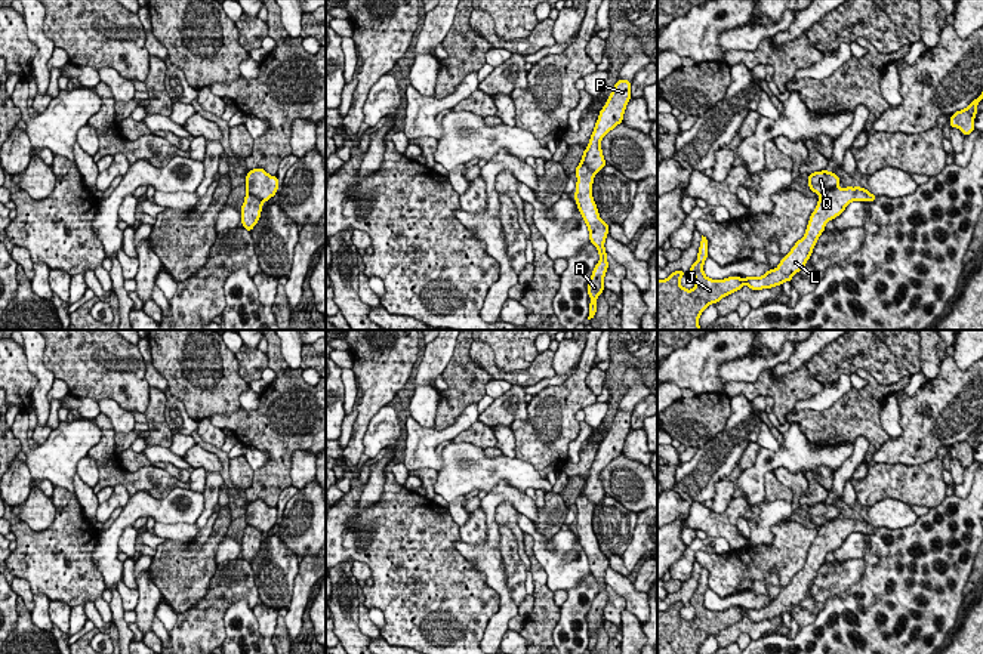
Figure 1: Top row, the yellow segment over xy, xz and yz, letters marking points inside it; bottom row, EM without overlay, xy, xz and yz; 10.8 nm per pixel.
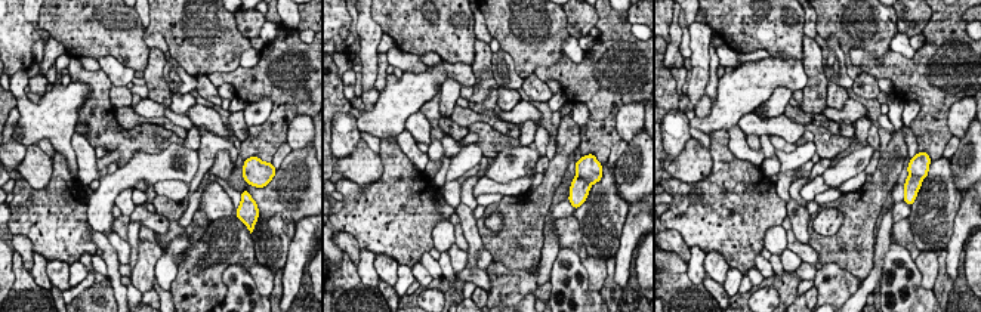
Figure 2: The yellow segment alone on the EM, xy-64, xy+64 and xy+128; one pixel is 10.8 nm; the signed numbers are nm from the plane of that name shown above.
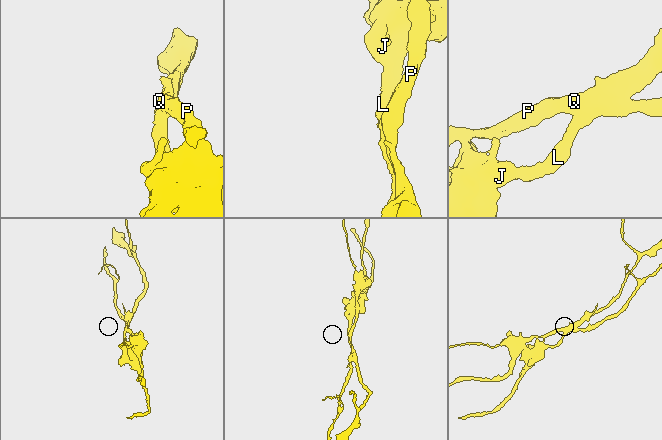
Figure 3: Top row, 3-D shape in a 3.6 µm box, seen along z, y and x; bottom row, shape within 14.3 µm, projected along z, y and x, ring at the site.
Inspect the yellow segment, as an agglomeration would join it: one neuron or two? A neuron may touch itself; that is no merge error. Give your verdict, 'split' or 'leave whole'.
split

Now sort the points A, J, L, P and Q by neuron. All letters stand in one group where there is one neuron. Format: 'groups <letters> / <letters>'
groups A J L / P Q

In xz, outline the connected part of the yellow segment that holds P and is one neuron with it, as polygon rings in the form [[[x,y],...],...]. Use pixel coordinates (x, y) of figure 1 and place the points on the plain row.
[[[617,411],[605,436],[600,442],[598,451],[589,471],[589,476],[586,478],[582,487],[580,494],[585,496],[591,503],[597,505],[604,497],[607,497],[600,473],[607,465],[610,465],[611,460],[614,460],[617,456],[622,454],[625,439],[629,431],[631,431],[631,413]]]

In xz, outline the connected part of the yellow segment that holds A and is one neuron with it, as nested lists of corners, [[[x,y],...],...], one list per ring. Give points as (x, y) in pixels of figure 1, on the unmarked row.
[[[579,494],[574,502],[577,508],[574,531],[577,540],[586,553],[589,562],[589,571],[597,579],[600,586],[600,593],[592,601],[592,607],[588,613],[588,626],[592,630],[589,633],[589,648],[594,650],[597,644],[597,629],[604,623],[604,608],[608,599],[608,593],[605,590],[607,583],[604,580],[605,568],[608,567],[608,555],[603,553],[597,536],[592,528],[592,515],[595,505],[591,503],[585,496]]]

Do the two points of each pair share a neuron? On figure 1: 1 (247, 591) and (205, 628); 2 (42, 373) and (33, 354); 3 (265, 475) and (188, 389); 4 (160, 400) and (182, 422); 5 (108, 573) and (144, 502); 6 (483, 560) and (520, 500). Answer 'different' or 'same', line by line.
1: same
2: same
3: different
4: different
5: same
6: same

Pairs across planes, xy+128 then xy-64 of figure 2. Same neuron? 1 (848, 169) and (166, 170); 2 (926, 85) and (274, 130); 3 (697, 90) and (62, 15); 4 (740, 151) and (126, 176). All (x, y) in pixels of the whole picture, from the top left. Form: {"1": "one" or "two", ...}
{"1": "one", "2": "one", "3": "two", "4": "one"}

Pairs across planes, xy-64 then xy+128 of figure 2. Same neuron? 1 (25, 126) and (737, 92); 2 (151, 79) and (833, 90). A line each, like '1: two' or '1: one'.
1: one
2: two

